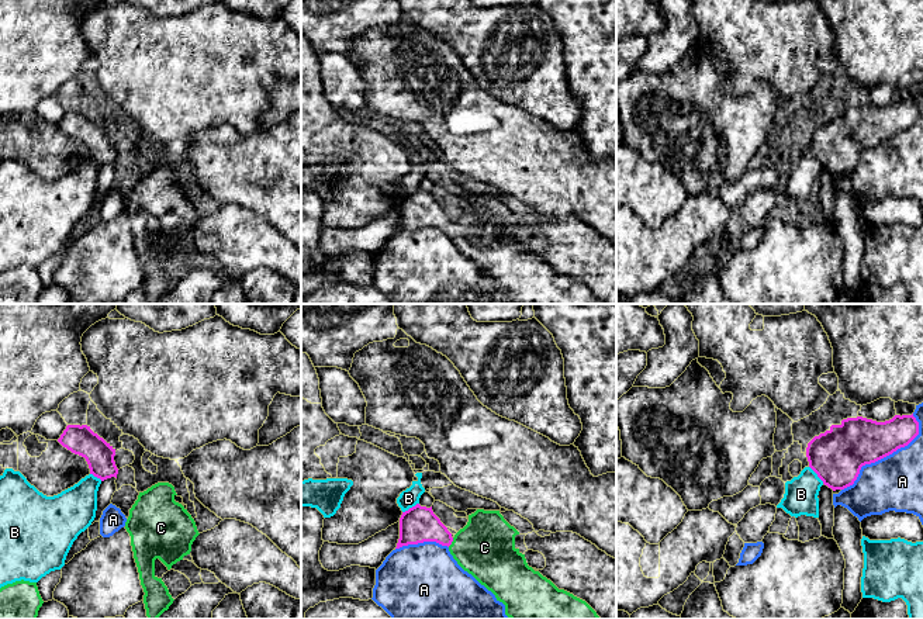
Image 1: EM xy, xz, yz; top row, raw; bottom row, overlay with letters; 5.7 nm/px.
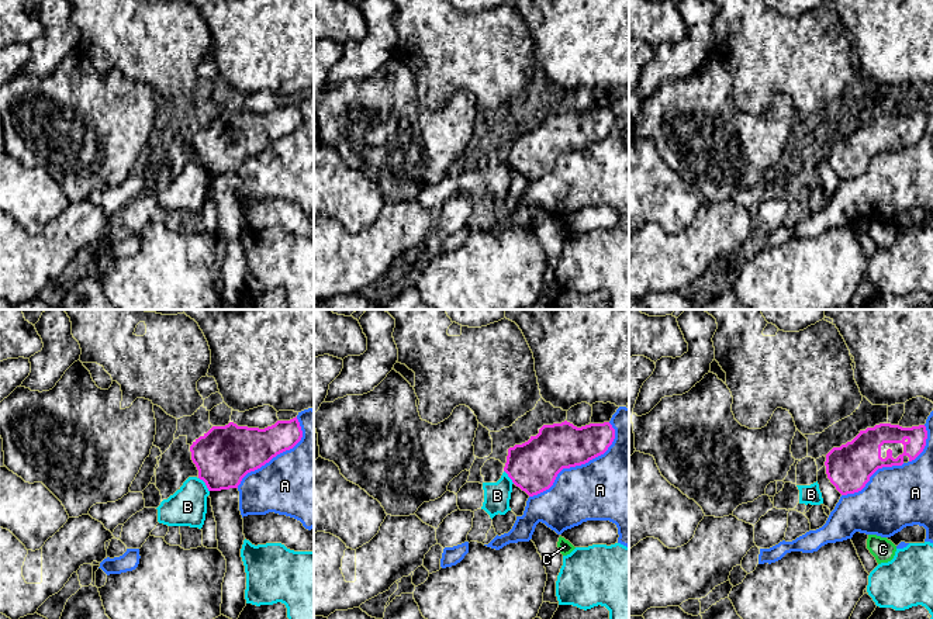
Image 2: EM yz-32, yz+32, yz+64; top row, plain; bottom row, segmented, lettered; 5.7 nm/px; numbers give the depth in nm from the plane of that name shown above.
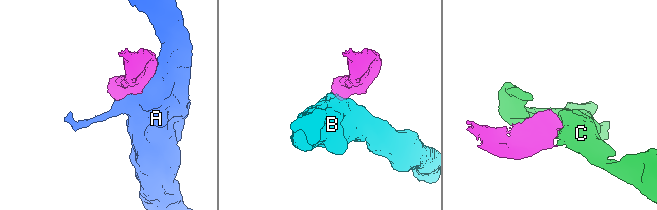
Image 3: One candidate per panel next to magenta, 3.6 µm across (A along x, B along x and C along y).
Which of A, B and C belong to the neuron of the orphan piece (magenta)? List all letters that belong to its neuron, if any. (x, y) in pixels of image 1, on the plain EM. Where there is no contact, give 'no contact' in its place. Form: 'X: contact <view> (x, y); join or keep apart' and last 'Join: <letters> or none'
A: contact yz (885, 141); keep apart
B: contact yz (816, 158); keep apart
C: contact xz (452, 225); join
Join: C

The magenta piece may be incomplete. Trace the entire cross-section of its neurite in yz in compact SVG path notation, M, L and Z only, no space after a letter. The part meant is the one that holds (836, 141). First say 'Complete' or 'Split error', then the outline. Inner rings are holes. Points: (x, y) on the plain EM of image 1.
Complete. M913 98L895 100L885 107L847 103L815 121L808 128L806 142L825 170L844 174L854 169L862 151L908 131L917 120L919 107Z

